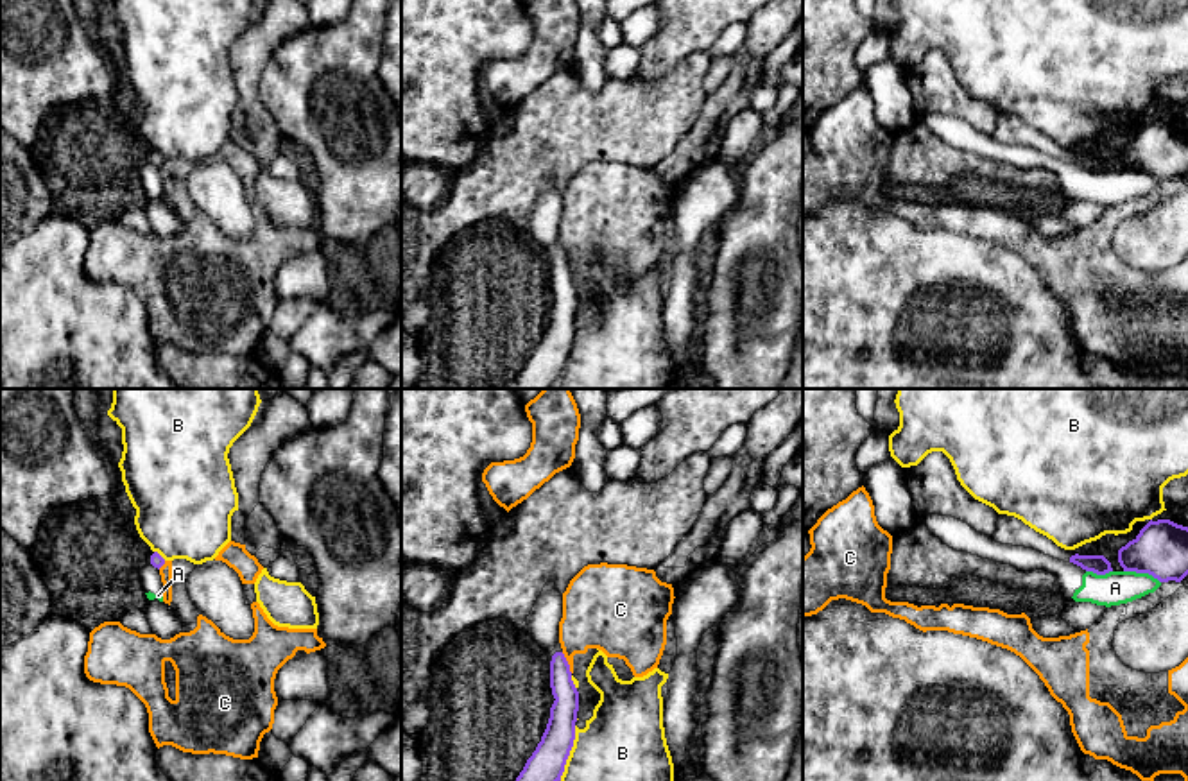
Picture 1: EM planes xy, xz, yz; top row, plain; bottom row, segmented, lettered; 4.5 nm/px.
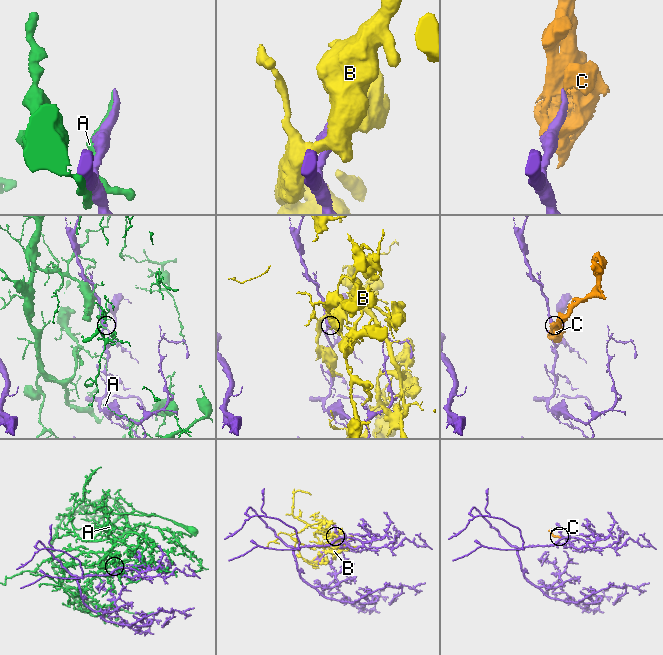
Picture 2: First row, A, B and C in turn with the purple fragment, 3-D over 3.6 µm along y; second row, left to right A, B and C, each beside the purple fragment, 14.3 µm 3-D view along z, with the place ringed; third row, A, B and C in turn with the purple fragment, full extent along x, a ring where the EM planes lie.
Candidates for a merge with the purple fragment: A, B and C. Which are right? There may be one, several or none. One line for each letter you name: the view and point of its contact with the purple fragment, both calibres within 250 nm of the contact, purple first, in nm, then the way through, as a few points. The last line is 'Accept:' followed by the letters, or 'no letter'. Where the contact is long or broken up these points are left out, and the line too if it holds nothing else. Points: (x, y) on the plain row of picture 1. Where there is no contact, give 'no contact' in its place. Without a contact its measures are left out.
Accept: no letter

